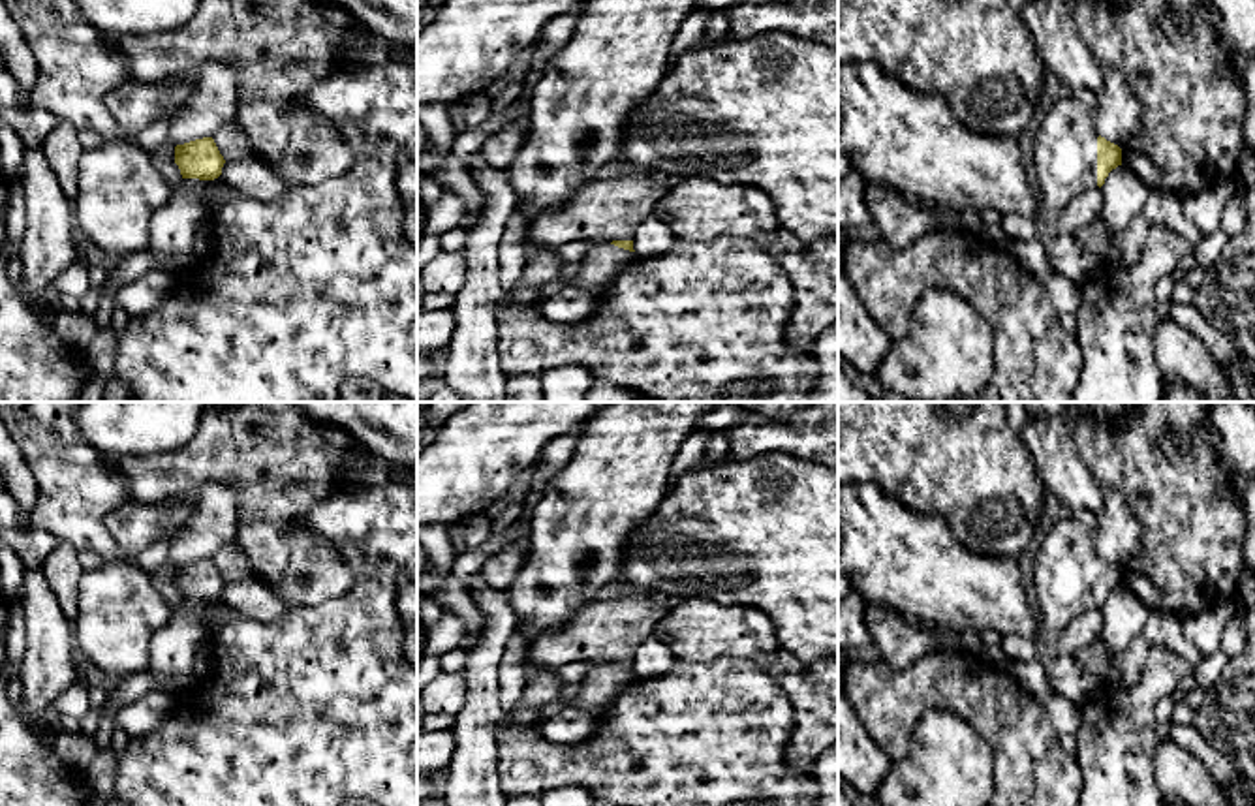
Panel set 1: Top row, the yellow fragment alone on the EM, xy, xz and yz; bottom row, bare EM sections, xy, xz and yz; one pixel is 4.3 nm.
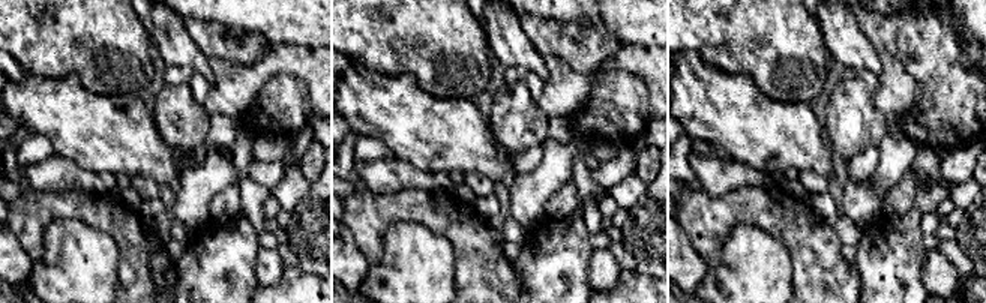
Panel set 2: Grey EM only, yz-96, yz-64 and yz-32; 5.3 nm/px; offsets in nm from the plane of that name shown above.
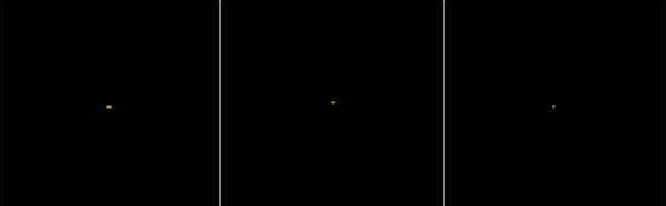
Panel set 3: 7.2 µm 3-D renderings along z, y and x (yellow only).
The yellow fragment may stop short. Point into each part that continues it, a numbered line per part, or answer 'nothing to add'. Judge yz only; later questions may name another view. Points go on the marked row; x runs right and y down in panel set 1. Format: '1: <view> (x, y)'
1: yz (1064, 164)

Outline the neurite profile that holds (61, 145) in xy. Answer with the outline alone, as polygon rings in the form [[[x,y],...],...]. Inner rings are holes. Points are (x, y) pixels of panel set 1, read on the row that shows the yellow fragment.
[[[58,120],[58,124],[43,135],[41,150],[53,169],[68,201],[77,195],[77,169],[83,156],[79,130]]]

